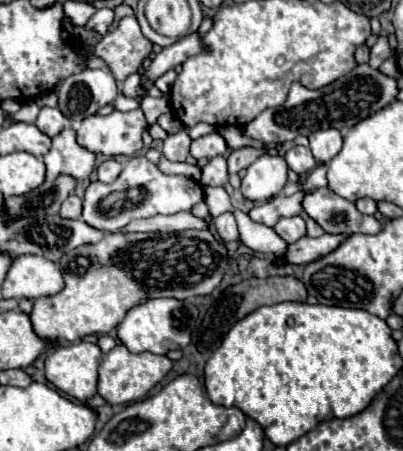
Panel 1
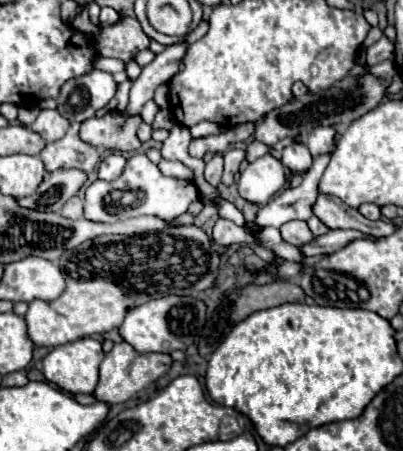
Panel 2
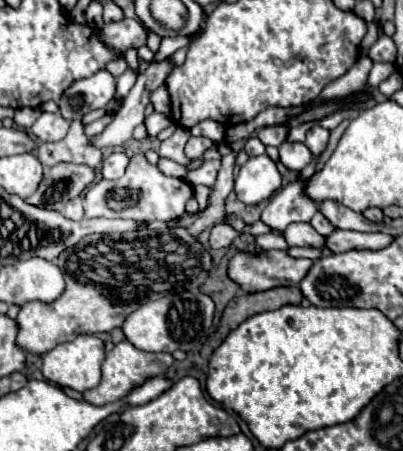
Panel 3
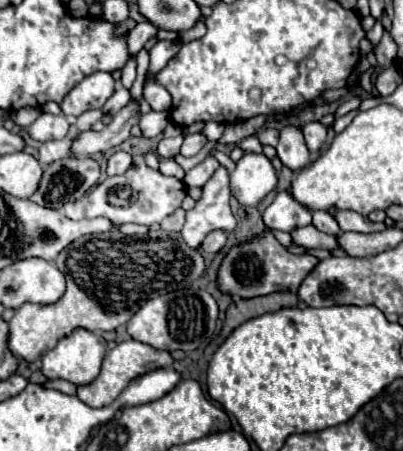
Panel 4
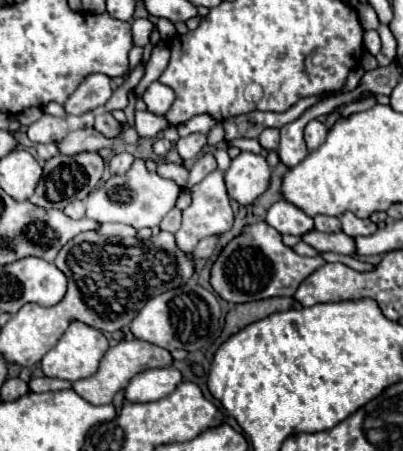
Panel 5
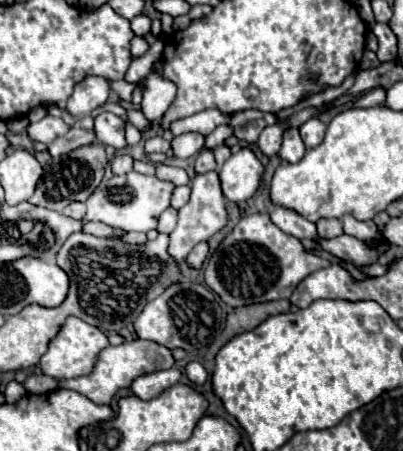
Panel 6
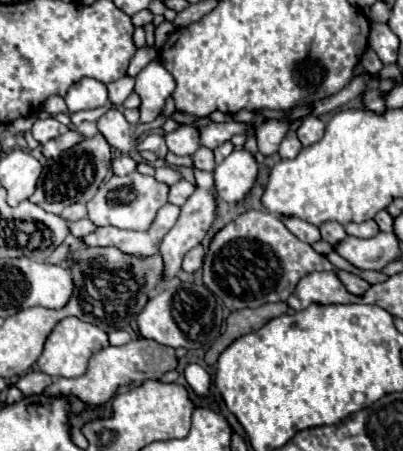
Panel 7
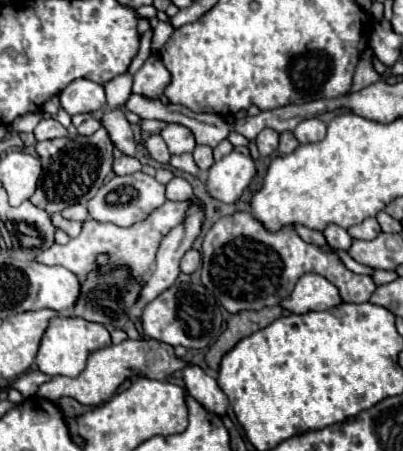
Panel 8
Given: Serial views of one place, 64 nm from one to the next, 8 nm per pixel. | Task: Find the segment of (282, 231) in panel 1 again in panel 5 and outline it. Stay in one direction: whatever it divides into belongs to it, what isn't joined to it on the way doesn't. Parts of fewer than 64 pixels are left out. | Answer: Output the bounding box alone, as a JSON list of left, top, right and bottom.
[302,232,356,256]

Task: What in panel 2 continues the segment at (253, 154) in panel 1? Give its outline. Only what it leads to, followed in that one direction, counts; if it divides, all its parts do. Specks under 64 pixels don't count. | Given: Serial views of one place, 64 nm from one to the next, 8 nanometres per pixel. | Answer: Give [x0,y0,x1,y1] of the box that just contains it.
[222,148,246,186]

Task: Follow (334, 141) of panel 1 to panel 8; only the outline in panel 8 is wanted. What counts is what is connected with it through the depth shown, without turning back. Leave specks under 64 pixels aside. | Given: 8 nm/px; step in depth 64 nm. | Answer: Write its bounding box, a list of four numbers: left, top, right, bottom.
[294,118,326,144]

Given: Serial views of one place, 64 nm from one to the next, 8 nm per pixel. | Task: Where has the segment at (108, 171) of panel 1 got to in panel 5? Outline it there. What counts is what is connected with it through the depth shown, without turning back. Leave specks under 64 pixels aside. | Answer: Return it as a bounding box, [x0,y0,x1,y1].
[110,152,134,174]

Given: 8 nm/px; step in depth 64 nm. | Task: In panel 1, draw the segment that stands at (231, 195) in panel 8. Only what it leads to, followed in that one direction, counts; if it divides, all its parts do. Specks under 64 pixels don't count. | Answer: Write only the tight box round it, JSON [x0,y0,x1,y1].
[240,154,288,202]

